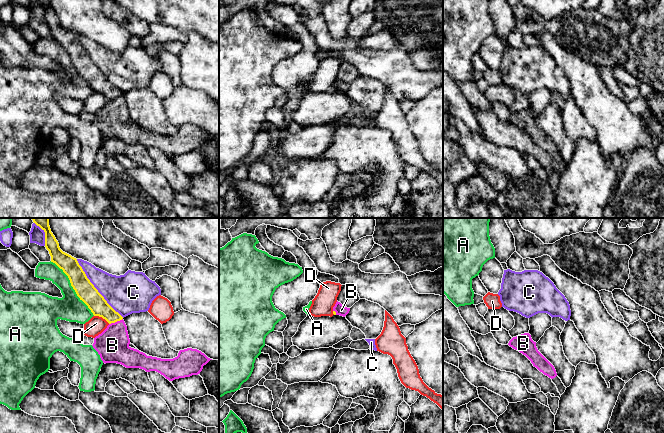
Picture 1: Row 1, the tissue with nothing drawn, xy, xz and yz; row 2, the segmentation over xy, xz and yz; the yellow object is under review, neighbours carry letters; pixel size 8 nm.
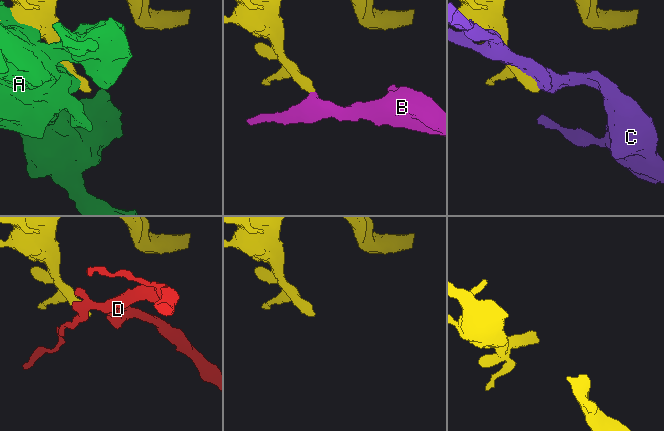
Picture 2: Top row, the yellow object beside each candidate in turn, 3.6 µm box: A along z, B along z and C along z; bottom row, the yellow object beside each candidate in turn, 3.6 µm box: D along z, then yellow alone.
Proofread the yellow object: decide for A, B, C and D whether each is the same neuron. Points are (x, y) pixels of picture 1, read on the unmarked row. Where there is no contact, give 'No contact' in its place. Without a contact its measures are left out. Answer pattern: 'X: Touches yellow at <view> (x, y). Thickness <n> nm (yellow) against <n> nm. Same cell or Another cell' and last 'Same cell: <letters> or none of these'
A: Touches yellow at xy (72, 62). Thickness 160 nm (yellow) against 200 nm. Another cell
B: Touches yellow at xy (115, 97). Thickness 150 nm (yellow) against 260 nm. Another cell
C: Touches yellow at xy (96, 65). Thickness 160 nm (yellow) against 320 nm. Another cell
D: Touches yellow at xy (102, 93). Thickness 150 nm (yellow) against 150 nm. Another cell
Same cell: none of these

